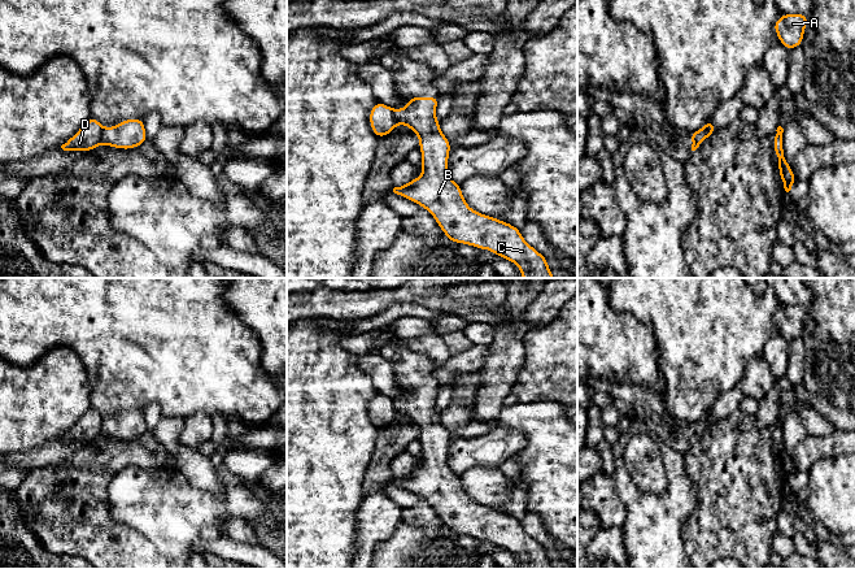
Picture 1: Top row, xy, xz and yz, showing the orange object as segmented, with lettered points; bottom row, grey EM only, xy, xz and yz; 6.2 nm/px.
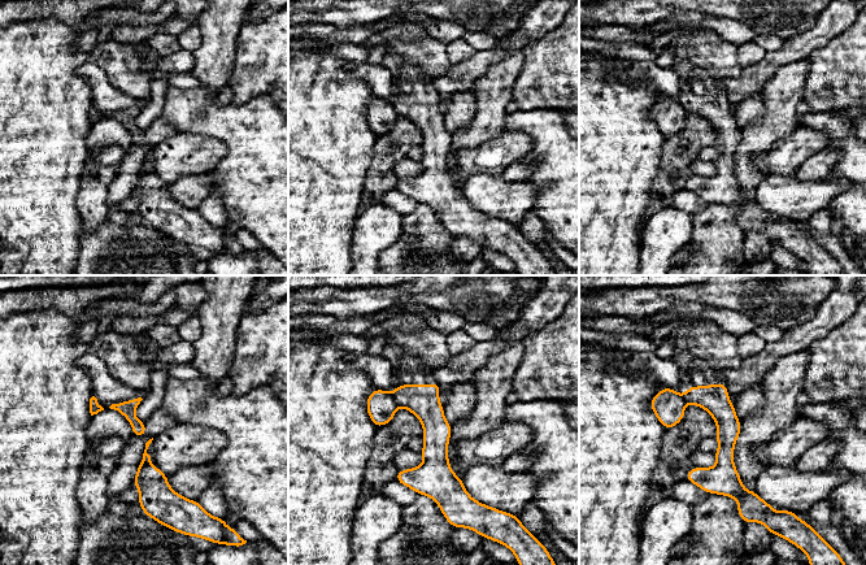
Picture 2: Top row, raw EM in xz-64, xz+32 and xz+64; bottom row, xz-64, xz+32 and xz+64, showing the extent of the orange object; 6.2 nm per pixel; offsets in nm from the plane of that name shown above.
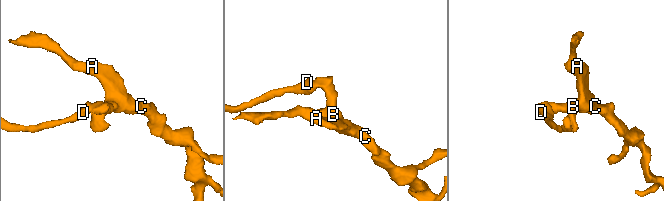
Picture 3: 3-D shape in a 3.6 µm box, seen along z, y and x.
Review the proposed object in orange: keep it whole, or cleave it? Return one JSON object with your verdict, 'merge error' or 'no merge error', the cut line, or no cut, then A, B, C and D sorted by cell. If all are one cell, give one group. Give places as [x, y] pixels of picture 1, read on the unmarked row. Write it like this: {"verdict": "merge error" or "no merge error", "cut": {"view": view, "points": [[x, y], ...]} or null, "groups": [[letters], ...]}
{"verdict": "merge error", "cut": {"view": "yz", "points": [[707, 413], [705, 428]]}, "groups": [["A", "B", "C"], ["D"]]}

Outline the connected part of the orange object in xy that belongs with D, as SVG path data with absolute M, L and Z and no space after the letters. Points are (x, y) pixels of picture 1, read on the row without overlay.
M92 407L88 412L71 427L65 435L61 436L64 442L92 442L101 434L102 417Z

